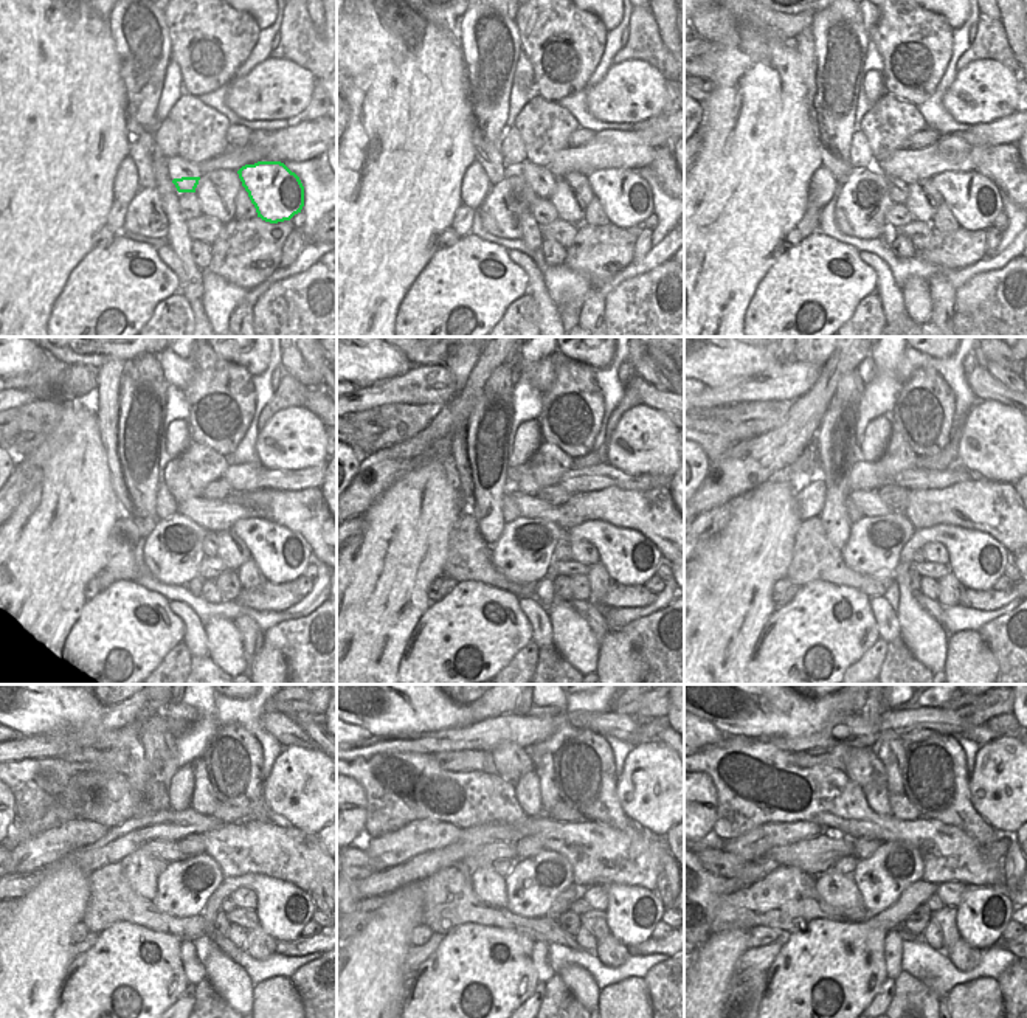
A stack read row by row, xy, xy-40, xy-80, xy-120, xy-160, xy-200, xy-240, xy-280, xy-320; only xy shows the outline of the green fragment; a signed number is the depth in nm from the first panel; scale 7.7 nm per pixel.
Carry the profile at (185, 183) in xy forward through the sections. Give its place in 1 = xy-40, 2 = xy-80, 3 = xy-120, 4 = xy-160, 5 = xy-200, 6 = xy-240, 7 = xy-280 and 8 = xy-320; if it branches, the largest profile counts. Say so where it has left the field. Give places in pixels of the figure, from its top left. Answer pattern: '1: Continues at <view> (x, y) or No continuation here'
1: Continues at xy-40 (543, 186)
2: Continues at xy-80 (897, 190)
3: Continues at xy-120 (210, 540)
4: Continues at xy-160 (630, 559)
5: Continues at xy-200 (976, 559)
6: Continues at xy-240 (283, 910)
7: Continues at xy-280 (633, 911)
8: Continues at xy-320 (982, 914)

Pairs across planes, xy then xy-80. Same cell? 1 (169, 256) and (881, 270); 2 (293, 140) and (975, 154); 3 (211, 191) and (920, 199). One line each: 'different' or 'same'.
1: same
2: same
3: same

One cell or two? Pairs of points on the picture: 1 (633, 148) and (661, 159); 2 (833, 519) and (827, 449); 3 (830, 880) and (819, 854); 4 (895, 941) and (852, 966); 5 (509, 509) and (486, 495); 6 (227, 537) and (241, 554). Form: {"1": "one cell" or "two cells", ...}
{"1": "two cells", "2": "one cell", "3": "two cells", "4": "two cells", "5": "two cells", "6": "one cell"}

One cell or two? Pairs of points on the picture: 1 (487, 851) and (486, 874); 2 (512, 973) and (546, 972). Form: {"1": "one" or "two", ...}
{"1": "two", "2": "two"}

